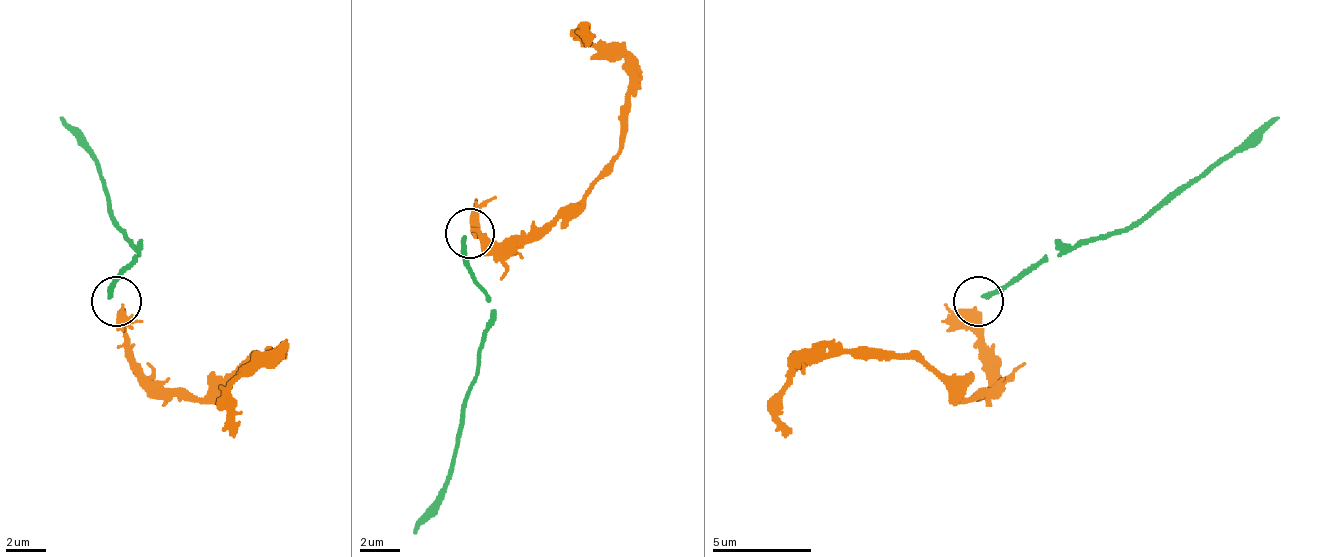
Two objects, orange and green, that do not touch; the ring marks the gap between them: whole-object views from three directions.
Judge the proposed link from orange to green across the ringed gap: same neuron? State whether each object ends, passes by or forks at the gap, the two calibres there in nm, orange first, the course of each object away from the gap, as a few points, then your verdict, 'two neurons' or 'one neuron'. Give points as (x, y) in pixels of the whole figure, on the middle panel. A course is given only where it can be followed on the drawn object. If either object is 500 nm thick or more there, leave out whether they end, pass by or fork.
orange passes by; green ends; calibres 360 and 240 nm; course orange (475, 232), (504, 241), (534, 241), (564, 217), (619, 152), (629, 67), (584, 38), (584, 33), (589, 43); course green (465, 236), (470, 276), (489, 301), (489, 326), (470, 391), (455, 470), (440, 510), (415, 535); two neurons

